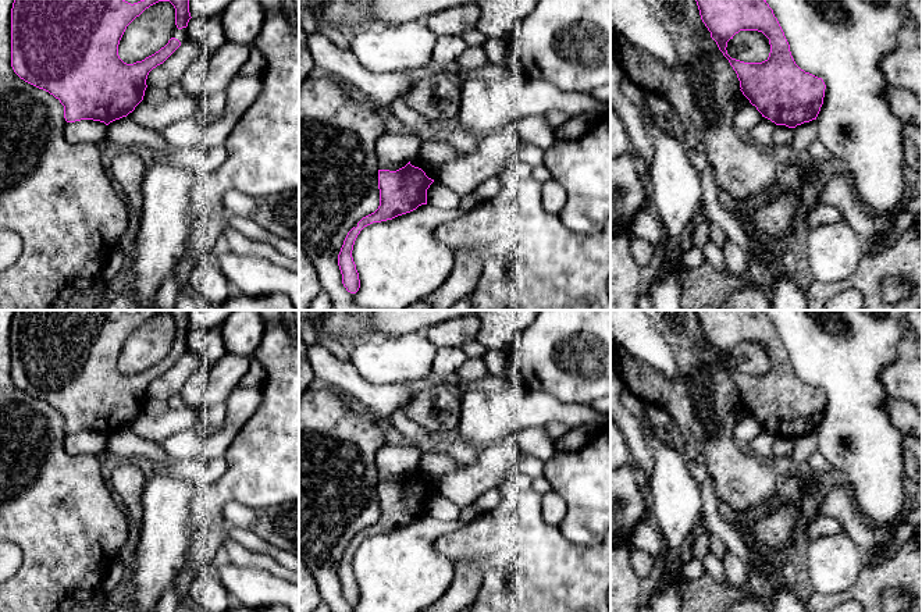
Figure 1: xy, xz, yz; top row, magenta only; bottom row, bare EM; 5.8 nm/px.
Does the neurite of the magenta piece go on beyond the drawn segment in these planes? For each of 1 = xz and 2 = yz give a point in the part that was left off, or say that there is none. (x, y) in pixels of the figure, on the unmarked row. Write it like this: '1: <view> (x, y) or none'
1: none
2: none

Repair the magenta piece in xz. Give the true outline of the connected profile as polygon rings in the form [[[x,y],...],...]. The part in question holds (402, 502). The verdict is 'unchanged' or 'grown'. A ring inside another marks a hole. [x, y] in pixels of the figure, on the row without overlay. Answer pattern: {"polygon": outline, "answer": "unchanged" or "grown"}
{"polygon": [[[410,473],[396,483],[378,481],[380,517],[348,544],[338,566],[342,595],[348,604],[356,605],[360,599],[359,584],[352,569],[360,542],[373,534],[392,531],[427,516],[427,501],[432,494],[434,491],[428,490],[421,480],[412,477]]], "answer": "unchanged"}

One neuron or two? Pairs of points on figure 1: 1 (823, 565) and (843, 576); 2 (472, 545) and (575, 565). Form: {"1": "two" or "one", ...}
{"1": "one", "2": "one"}

